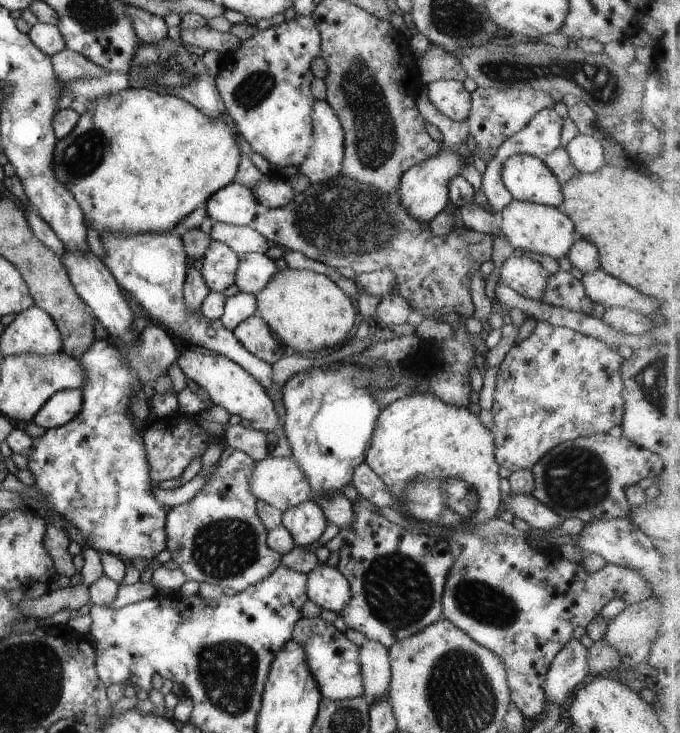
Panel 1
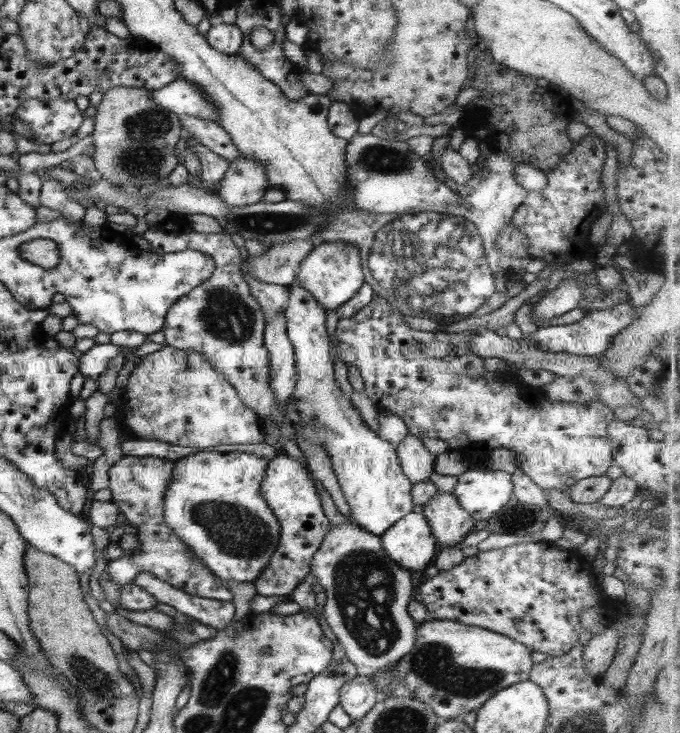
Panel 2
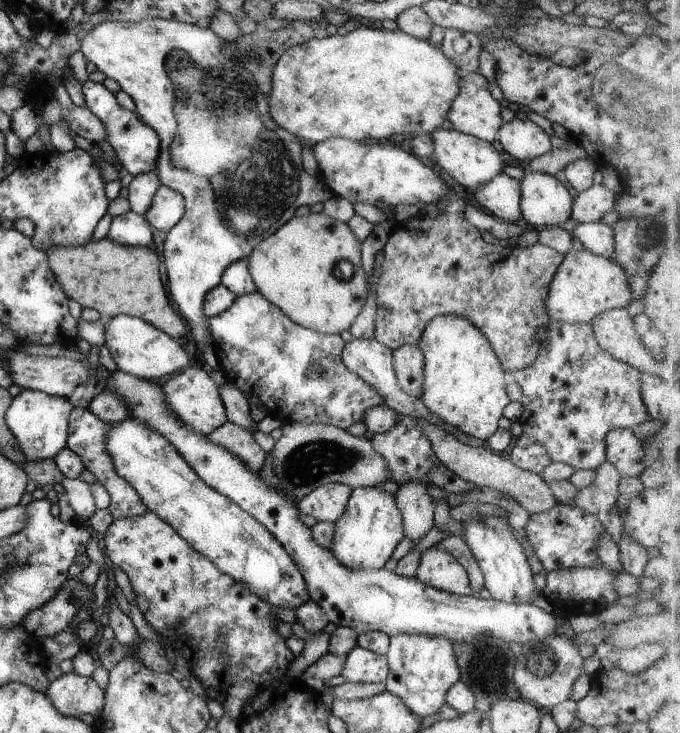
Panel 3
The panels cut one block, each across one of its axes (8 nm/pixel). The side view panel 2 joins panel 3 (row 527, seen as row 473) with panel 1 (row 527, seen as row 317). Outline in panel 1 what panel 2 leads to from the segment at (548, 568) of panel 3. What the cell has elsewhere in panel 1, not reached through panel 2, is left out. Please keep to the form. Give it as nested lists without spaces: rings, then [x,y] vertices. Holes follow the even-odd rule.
[[[359,496],[356,502],[351,503],[354,520],[350,526],[341,529],[344,543],[338,551],[337,565],[338,570],[348,580],[351,598],[343,606],[340,616],[348,629],[357,630],[367,639],[376,640],[388,648],[442,619],[442,590],[454,556],[450,554],[446,542],[434,540],[430,535],[414,534],[382,517],[380,507],[372,504],[368,498]]]

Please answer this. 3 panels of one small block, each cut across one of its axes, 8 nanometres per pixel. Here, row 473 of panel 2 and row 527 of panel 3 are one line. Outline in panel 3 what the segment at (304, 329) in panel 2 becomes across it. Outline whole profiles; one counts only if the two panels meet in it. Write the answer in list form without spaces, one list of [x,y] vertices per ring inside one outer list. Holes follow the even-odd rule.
[[[379,487],[352,489],[346,511],[333,526],[335,532],[331,554],[350,569],[370,571],[384,568],[398,543],[406,537],[401,511],[395,499]]]

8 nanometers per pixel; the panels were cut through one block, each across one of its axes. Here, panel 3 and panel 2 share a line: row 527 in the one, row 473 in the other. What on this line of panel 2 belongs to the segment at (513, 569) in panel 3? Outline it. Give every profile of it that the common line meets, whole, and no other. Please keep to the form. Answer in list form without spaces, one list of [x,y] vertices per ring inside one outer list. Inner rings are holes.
[[[473,465],[465,474],[458,476],[453,494],[460,506],[472,514],[472,518],[492,518],[496,512],[503,508],[513,496],[513,483],[511,474],[500,470],[480,469]]]

